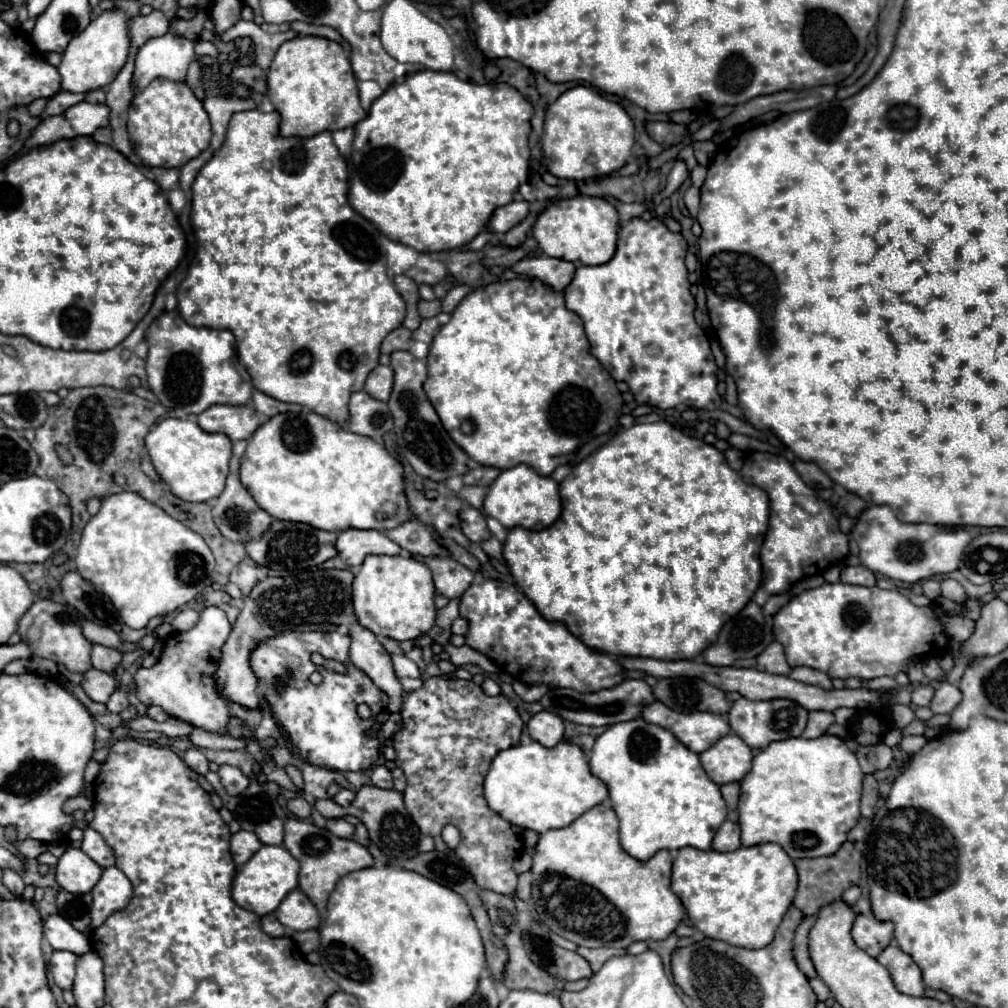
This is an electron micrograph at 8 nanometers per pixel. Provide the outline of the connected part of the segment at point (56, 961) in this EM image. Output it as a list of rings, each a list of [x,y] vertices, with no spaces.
[[[54,950],[52,952],[52,958],[50,958],[50,970],[52,970],[52,976],[54,976],[54,982],[66,990],[66,988],[72,988],[72,982],[74,982],[74,974],[76,974],[76,954],[72,952],[66,952],[66,950]]]

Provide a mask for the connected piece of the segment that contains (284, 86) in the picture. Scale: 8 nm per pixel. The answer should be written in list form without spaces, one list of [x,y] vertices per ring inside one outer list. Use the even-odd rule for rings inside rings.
[[[296,36],[278,48],[268,70],[268,94],[282,116],[280,134],[284,138],[308,138],[324,130],[344,130],[366,116],[344,48],[338,42],[318,36]]]

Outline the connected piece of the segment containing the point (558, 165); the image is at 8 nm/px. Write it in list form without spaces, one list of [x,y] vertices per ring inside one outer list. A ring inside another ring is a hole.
[[[576,86],[566,90],[546,110],[542,136],[544,158],[550,174],[568,180],[588,180],[620,170],[634,146],[634,124],[624,108],[606,100],[594,88]]]

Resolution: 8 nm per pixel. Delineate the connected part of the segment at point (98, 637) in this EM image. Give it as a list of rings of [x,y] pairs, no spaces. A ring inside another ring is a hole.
[[[84,620],[82,622],[82,632],[84,636],[92,642],[92,644],[102,644],[102,646],[110,646],[110,648],[118,648],[120,650],[120,638],[116,636],[116,632],[112,628],[106,626],[98,626],[94,622]]]

